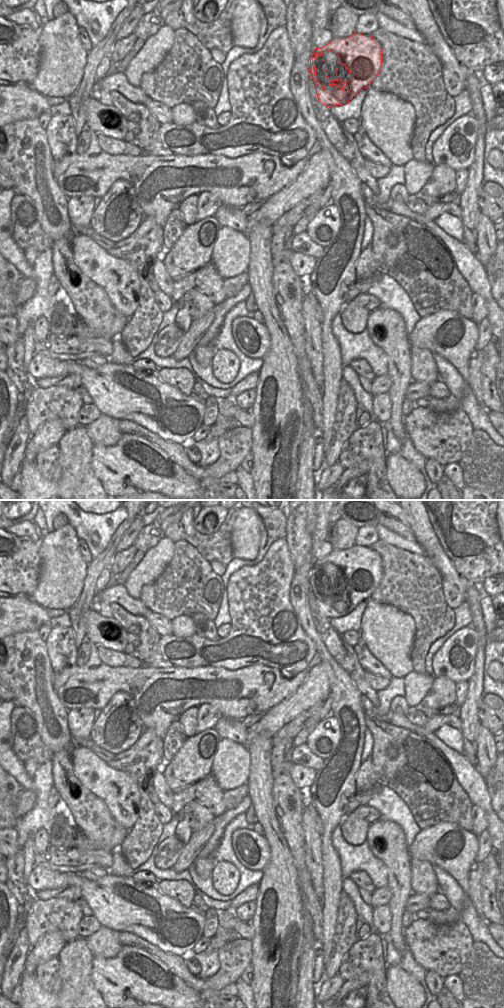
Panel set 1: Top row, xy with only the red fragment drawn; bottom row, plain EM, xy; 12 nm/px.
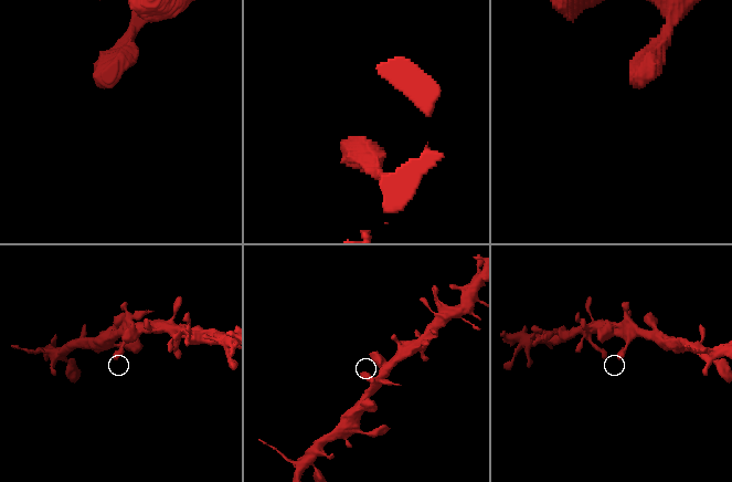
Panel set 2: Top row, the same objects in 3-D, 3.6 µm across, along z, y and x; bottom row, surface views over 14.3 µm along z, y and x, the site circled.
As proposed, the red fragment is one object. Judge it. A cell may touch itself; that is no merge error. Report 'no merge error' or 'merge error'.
no merge error

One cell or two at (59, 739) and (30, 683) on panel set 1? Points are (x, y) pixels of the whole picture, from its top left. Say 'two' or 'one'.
one

